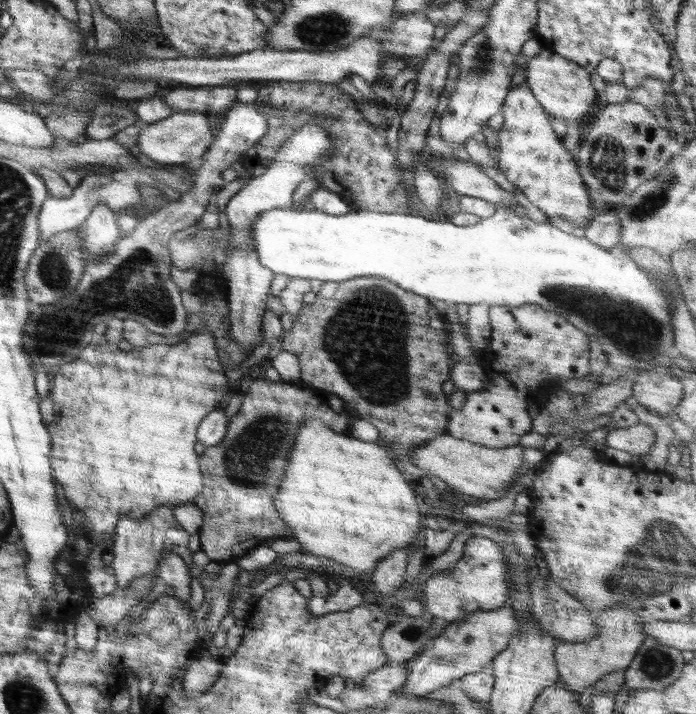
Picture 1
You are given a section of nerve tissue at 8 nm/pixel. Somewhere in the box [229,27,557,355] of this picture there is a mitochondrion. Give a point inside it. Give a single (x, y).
(482, 62)

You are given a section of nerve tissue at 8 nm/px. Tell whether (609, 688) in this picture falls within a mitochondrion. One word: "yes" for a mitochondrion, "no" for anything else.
no

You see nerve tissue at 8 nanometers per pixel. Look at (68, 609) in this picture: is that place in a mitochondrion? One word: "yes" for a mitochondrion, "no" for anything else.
no

